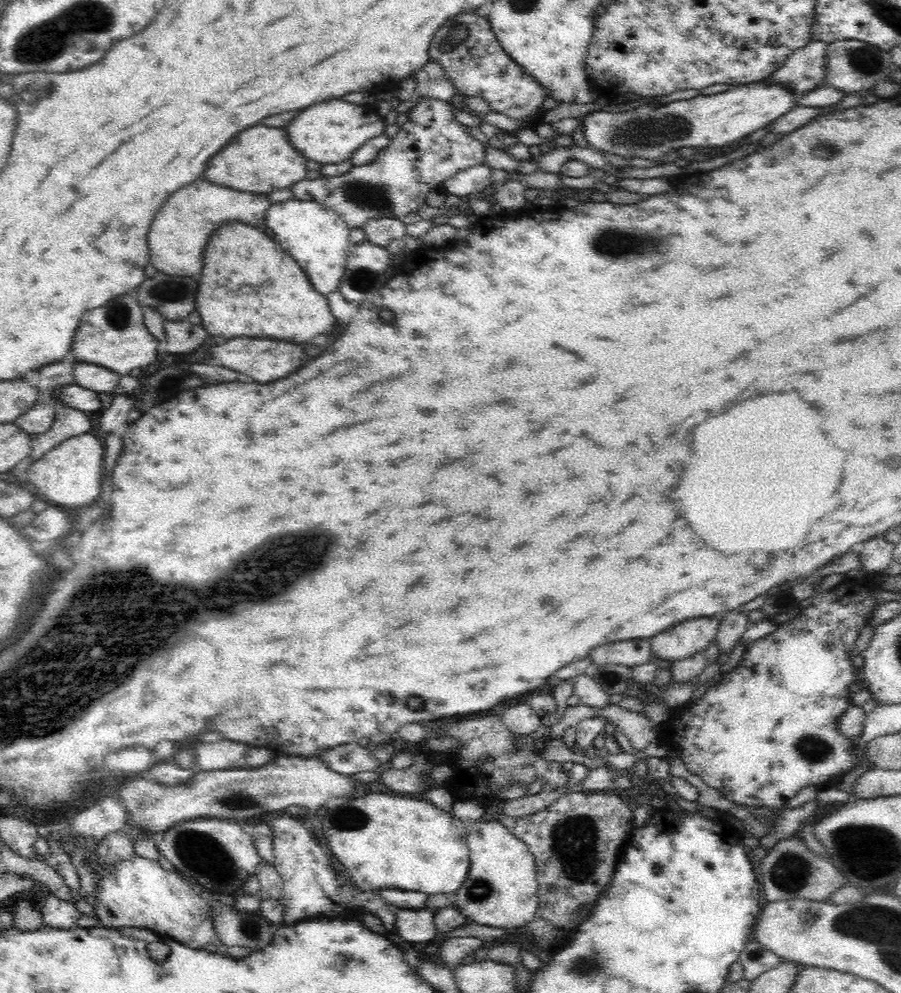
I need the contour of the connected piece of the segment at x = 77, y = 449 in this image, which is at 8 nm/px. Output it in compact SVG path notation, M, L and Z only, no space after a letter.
M84 433L54 446L40 460L25 465L25 479L29 487L39 496L56 502L58 506L88 506L92 504L102 490L102 460L104 460L104 442L100 435Z

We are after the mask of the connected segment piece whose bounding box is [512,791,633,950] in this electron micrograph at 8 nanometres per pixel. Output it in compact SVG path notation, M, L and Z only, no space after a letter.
M605 791L566 793L548 808L516 820L512 832L526 843L535 860L538 910L527 926L540 948L560 948L565 941L552 940L552 934L566 938L566 933L580 924L576 914L580 906L598 900L600 892L610 884L612 866L632 833L632 823L632 810L624 799Z

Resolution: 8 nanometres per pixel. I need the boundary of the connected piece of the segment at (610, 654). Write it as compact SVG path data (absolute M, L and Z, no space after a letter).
M634 638L634 640L620 640L610 642L594 648L589 657L595 667L607 664L623 664L633 667L656 660L650 638Z

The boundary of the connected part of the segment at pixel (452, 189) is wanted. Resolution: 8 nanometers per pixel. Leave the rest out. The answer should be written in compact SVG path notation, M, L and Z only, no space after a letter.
M476 165L460 171L457 175L444 181L443 189L448 194L460 196L481 195L481 191L492 184L492 171L489 166Z

